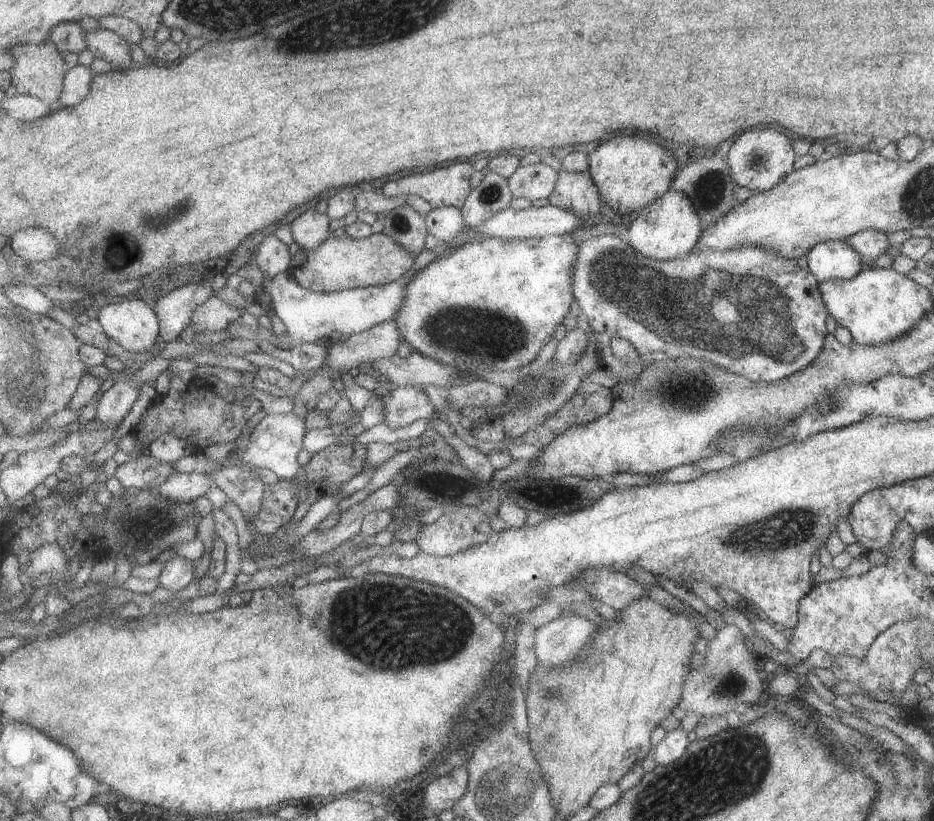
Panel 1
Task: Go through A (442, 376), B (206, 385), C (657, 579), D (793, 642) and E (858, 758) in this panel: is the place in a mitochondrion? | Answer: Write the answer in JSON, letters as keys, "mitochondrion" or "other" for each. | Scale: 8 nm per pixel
{"A":"other","B":"other","C":"other","D":"other","E":"mitochondrion"}

